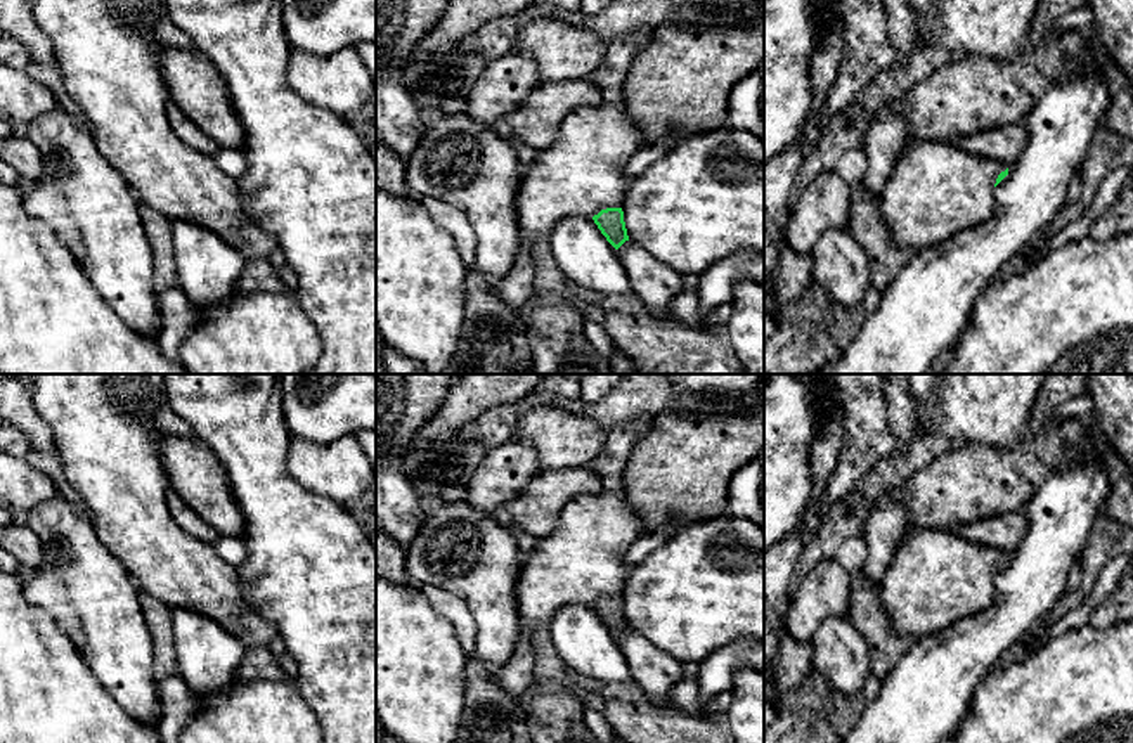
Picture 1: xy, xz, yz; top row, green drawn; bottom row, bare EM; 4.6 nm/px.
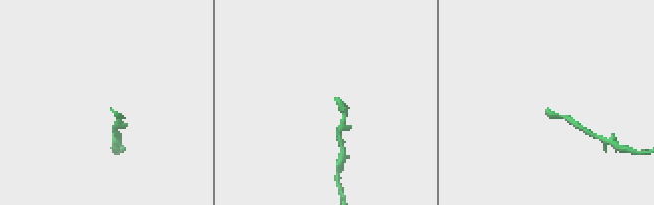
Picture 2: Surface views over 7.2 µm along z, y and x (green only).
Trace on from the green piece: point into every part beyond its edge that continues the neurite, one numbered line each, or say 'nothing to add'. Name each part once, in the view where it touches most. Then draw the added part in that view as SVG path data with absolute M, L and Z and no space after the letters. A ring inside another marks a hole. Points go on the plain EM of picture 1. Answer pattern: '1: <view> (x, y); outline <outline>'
1: xz (582, 560); outline M603 490L568 502L558 528L549 537L539 539L534 552L521 561L516 582L520 641L511 660L504 667L490 670L490 681L509 695L521 696L535 681L532 634L549 625L553 615L566 603L592 606L601 598L620 596L629 575L624 556L644 535L648 533L624 492Z

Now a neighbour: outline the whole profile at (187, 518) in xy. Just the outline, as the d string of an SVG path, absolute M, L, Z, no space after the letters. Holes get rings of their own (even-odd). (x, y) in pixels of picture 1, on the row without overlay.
M172 488L166 495L166 504L170 507L170 514L182 530L208 544L217 542L218 539L217 532L192 507L189 507L182 501L182 497Z

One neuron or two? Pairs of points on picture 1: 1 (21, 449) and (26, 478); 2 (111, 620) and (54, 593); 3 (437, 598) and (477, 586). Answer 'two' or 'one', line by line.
1: two
2: one
3: two

